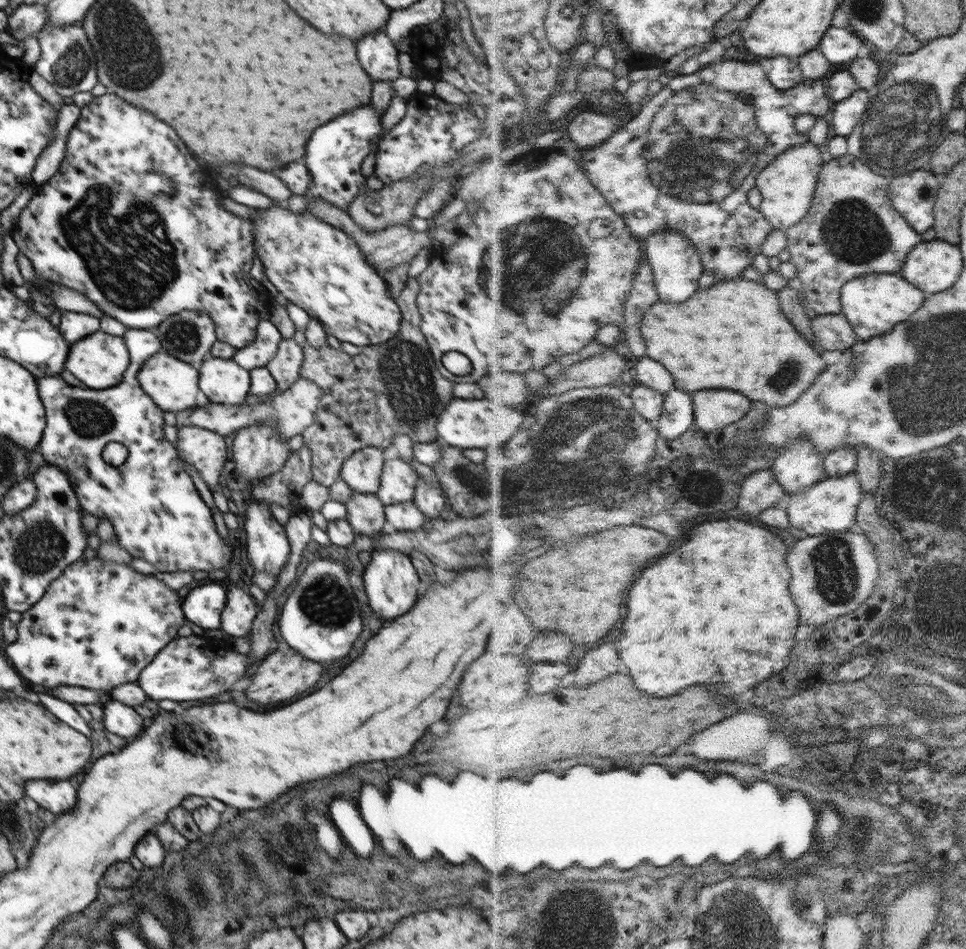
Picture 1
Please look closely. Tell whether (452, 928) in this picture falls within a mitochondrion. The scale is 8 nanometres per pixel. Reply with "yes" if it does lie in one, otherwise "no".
no

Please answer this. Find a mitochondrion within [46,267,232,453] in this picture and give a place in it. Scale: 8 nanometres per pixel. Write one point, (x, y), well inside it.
(90, 419)

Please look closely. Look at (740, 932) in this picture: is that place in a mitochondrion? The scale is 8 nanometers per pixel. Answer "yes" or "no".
yes

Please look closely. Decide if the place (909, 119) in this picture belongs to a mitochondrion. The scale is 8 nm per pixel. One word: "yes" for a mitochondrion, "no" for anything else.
yes

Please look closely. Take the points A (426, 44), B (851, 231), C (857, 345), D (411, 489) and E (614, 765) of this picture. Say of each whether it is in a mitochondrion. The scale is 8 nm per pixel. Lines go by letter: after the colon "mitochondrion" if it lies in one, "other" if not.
A: mitochondrion
B: mitochondrion
C: other
D: other
E: other

